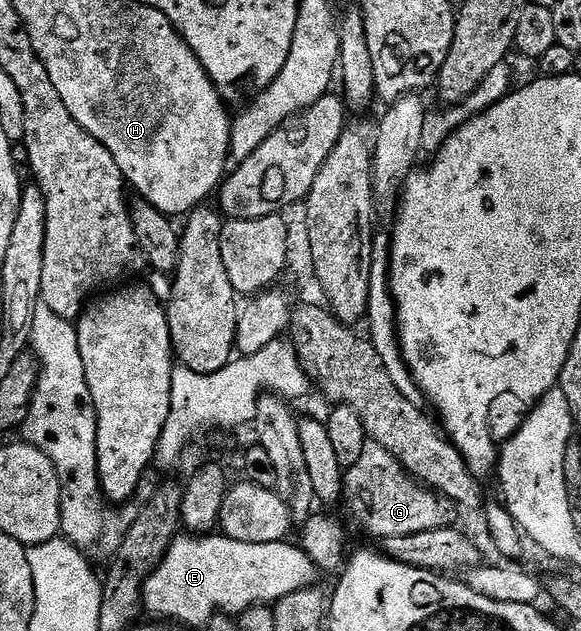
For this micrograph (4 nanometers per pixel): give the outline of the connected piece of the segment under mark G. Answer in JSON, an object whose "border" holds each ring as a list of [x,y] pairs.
{"border":[[[370,439],[365,443],[365,451],[361,451],[361,459],[346,470],[345,501],[351,504],[351,511],[362,529],[376,539],[417,535],[421,531],[445,529],[449,525],[448,506],[432,490],[412,480],[403,464],[385,451],[381,443]]]}

